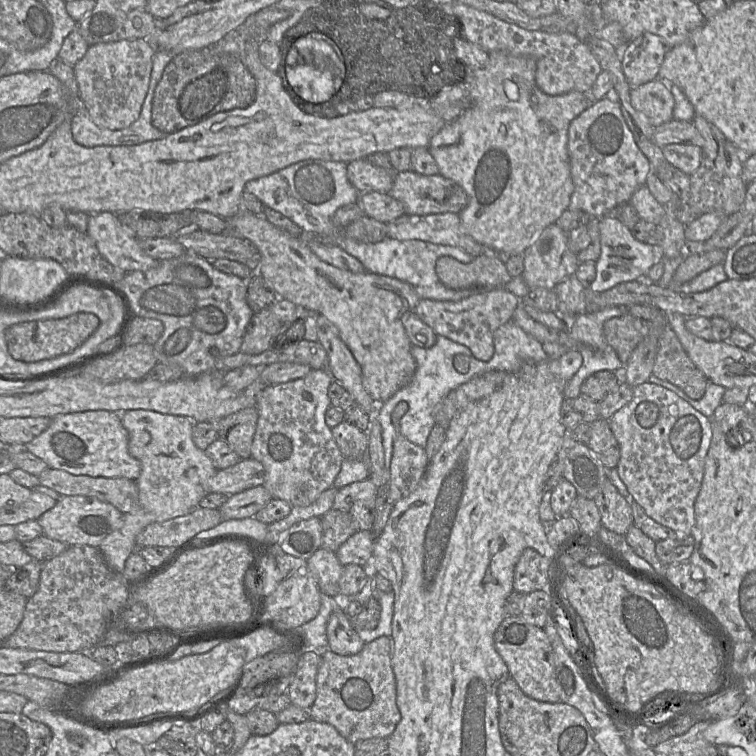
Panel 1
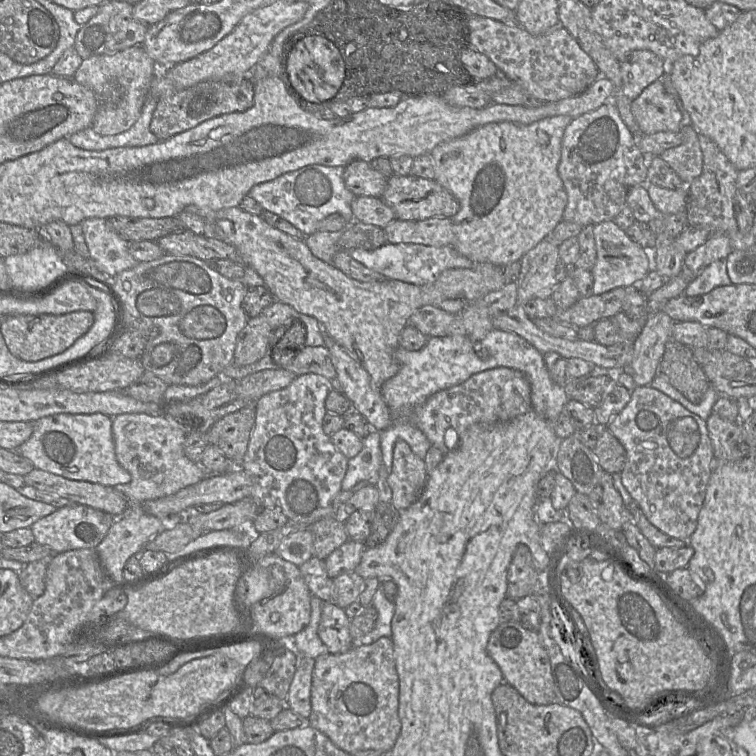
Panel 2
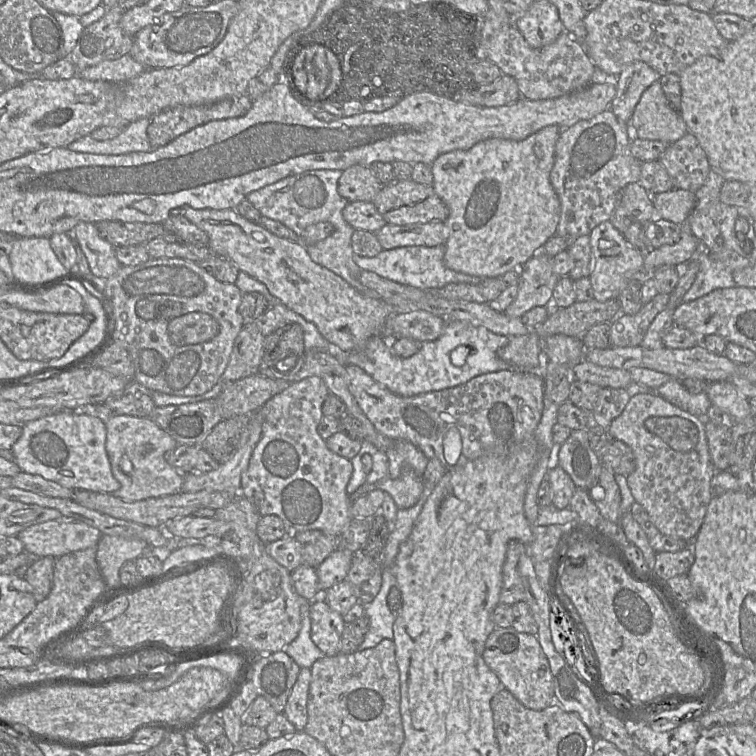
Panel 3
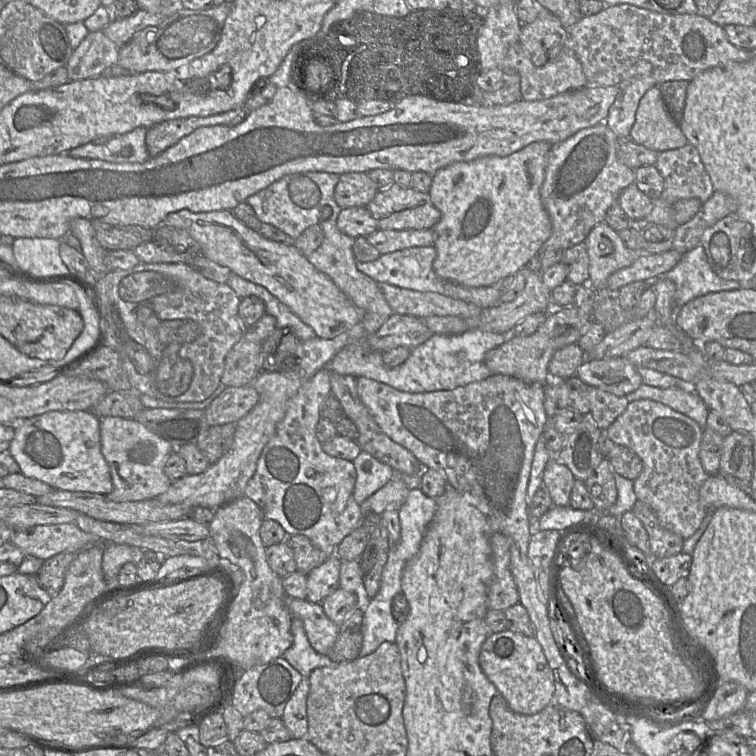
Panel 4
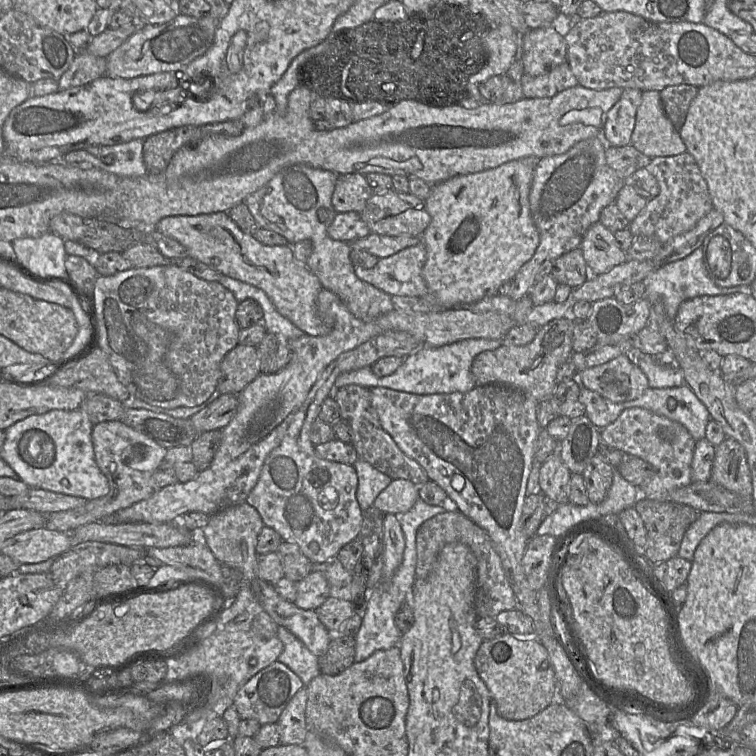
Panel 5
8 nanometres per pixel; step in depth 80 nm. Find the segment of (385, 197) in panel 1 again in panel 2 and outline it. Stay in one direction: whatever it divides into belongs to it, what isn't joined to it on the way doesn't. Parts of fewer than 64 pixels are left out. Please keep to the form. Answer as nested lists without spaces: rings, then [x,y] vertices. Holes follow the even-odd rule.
[[[358,196],[351,203],[354,221],[385,228],[396,217],[381,197]]]

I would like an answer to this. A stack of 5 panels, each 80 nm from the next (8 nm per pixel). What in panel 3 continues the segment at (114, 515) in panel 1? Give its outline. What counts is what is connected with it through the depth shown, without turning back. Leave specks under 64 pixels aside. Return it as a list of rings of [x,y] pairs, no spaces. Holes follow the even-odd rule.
[[[60,517],[55,520],[32,525],[18,535],[24,550],[41,558],[63,555],[96,546],[102,533],[84,522]]]

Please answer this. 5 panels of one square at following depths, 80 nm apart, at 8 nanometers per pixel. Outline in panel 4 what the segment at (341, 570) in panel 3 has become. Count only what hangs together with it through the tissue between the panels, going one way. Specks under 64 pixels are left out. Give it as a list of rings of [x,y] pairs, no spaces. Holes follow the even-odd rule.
[[[336,555],[329,556],[321,565],[307,575],[307,600],[321,603],[339,587],[340,565],[342,560]]]

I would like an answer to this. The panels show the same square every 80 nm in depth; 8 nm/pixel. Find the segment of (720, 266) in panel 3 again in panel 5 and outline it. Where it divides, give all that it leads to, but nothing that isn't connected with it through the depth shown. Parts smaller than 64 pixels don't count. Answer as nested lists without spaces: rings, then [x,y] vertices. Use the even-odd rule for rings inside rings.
[[[699,247],[683,259],[669,264],[661,265],[655,269],[645,280],[646,290],[643,298],[651,304],[651,310],[655,303],[661,303],[665,314],[674,321],[679,305],[688,299],[699,296],[718,296],[727,294],[750,294],[748,285],[734,287],[717,286],[709,277],[703,260],[703,249]]]

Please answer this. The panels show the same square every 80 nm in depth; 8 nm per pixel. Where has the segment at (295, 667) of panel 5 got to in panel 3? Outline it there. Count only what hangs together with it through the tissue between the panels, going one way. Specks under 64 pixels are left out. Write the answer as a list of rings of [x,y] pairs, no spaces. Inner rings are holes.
[[[303,601],[300,607],[301,629],[298,636],[283,648],[300,668],[311,668],[315,661],[325,654],[314,644],[311,639],[311,601]]]

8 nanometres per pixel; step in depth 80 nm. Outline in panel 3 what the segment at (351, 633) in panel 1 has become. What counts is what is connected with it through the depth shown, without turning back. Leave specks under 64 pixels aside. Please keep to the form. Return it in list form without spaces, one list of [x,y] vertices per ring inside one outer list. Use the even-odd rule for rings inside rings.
[[[318,597],[311,601],[311,639],[326,655],[333,656],[340,653],[340,640],[345,627],[341,614],[331,609],[325,599]]]

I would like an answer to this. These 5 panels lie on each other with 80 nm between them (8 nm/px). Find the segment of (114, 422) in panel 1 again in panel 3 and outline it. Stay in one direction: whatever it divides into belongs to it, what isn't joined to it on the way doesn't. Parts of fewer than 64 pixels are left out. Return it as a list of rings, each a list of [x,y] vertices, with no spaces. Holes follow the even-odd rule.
[[[60,411],[29,421],[22,427],[22,435],[11,449],[22,472],[40,475],[74,491],[111,494],[120,488],[106,451],[106,423],[101,414]]]

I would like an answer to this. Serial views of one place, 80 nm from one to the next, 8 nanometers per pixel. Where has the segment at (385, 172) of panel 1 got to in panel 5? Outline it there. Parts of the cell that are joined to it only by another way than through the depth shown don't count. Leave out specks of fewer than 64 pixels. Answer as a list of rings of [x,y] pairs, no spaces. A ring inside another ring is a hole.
[[[360,173],[340,175],[332,195],[332,204],[337,213],[361,213],[373,196],[366,176]]]

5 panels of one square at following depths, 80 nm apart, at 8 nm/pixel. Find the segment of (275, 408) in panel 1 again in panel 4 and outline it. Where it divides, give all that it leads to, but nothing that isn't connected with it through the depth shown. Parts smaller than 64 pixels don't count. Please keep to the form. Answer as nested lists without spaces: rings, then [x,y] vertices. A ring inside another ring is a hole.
[[[323,368],[302,384],[286,407],[276,434],[264,447],[244,496],[254,501],[265,519],[277,521],[288,536],[304,535],[329,556],[362,522],[363,511],[353,498],[356,470],[352,461],[326,454],[317,436],[321,405],[331,394],[330,371]]]

